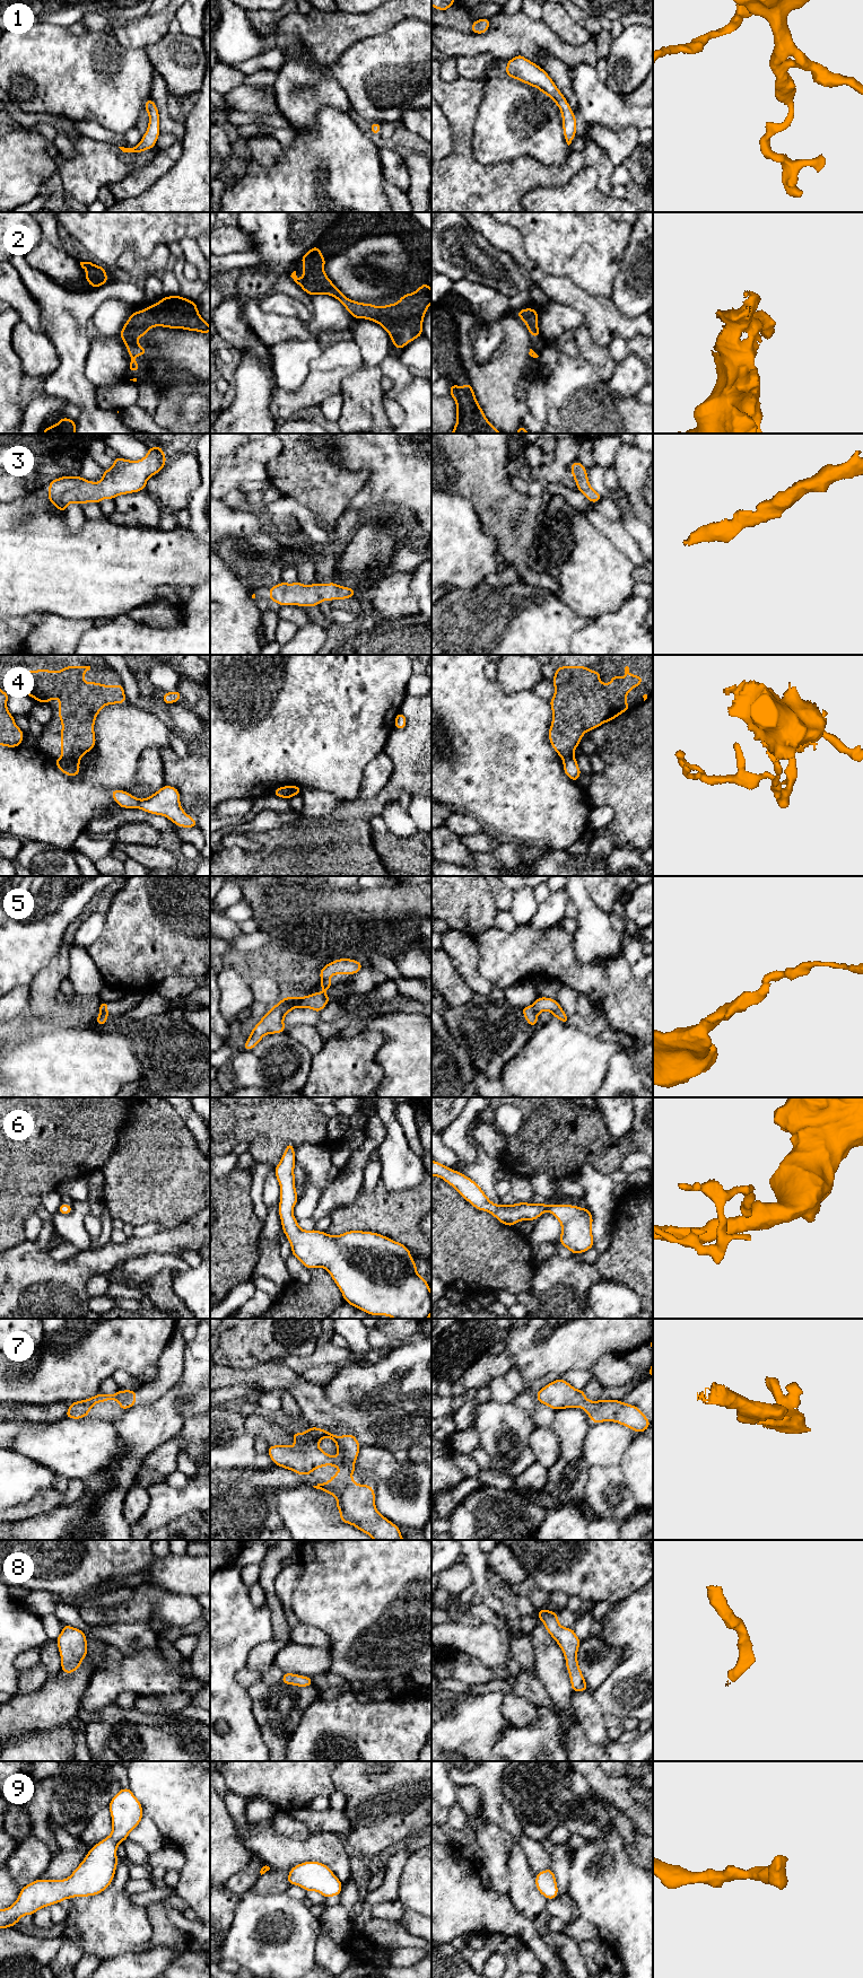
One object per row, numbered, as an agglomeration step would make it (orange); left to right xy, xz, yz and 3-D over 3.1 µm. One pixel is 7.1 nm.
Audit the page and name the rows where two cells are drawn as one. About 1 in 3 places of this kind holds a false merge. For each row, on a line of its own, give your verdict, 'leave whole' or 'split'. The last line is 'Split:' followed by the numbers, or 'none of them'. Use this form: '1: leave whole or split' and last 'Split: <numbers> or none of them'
1: leave whole
2: leave whole
3: leave whole
4: split
5: leave whole
6: leave whole
7: leave whole
8: leave whole
9: leave whole
Split: 4

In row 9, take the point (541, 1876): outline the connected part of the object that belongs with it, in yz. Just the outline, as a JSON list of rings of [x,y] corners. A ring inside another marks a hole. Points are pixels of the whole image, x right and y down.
[[[550,1867],[535,1874],[535,1887],[537,1890],[548,1900],[558,1897],[556,1876]]]

